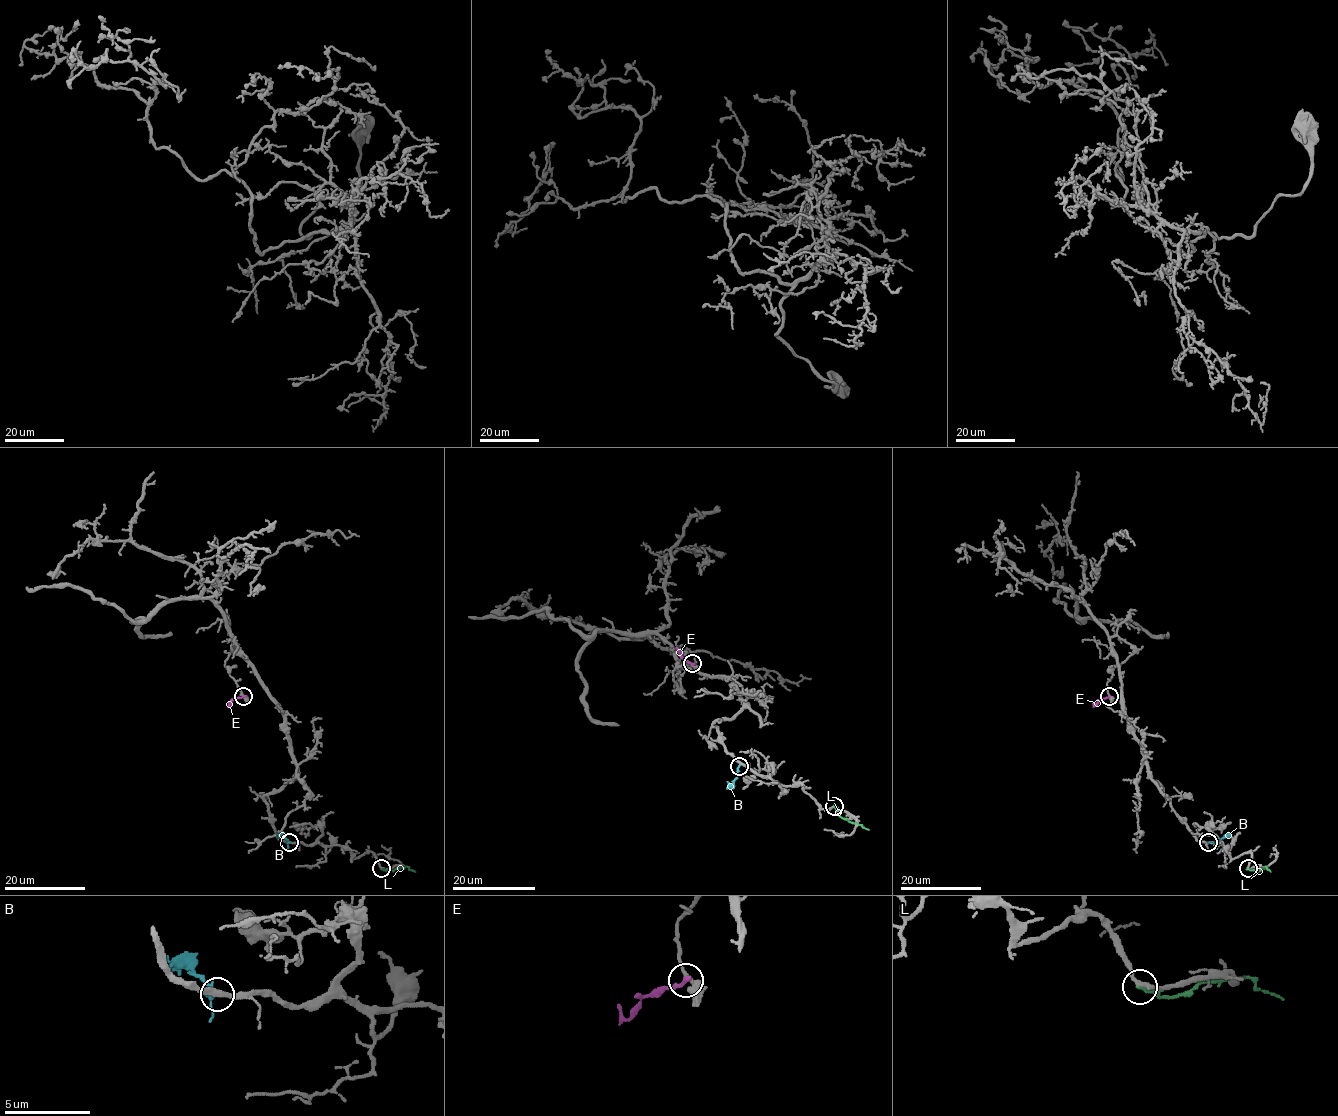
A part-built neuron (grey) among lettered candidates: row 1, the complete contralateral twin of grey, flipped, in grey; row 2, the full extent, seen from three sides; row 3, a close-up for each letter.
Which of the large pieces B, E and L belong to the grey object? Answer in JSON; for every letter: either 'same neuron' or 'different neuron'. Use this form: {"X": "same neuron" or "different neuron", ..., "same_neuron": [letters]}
{"B": "same neuron", "E": "different neuron", "L": "different neuron", "same_neuron": ["B"]}

